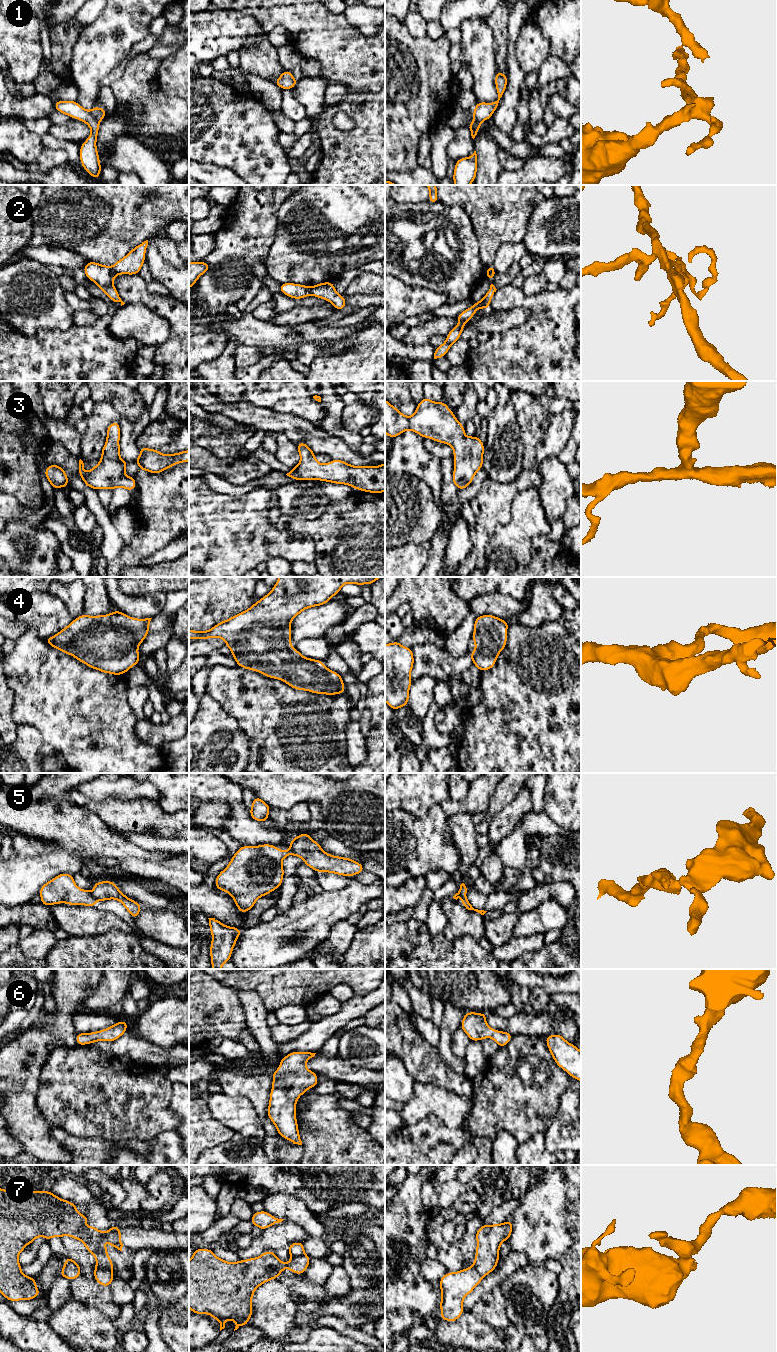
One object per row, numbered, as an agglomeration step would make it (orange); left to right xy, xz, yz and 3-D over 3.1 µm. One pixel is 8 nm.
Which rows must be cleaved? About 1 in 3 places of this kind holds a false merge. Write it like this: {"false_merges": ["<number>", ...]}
{"false_merges": ["1", "2", "5", "7"]}

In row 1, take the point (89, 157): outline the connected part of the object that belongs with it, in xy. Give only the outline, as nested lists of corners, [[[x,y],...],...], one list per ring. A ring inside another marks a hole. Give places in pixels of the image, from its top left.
[[[59,100],[54,103],[54,108],[71,118],[75,118],[86,123],[90,127],[91,134],[86,141],[80,145],[80,162],[82,167],[94,179],[99,178],[101,174],[101,163],[99,160],[96,142],[100,123],[91,111],[81,107],[77,101]]]

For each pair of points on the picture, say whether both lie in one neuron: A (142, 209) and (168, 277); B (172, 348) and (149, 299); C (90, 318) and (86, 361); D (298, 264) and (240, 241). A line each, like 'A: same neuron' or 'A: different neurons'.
A: different neurons
B: same neuron
C: different neurons
D: different neurons

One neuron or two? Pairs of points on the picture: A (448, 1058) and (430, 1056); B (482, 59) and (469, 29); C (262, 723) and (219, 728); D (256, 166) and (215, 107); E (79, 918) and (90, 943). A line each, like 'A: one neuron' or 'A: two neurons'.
A: two neurons
B: one neuron
C: two neurons
D: one neuron
E: two neurons

